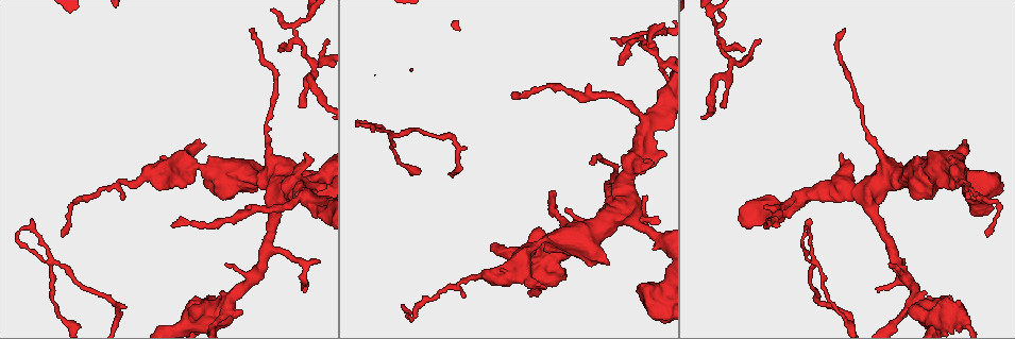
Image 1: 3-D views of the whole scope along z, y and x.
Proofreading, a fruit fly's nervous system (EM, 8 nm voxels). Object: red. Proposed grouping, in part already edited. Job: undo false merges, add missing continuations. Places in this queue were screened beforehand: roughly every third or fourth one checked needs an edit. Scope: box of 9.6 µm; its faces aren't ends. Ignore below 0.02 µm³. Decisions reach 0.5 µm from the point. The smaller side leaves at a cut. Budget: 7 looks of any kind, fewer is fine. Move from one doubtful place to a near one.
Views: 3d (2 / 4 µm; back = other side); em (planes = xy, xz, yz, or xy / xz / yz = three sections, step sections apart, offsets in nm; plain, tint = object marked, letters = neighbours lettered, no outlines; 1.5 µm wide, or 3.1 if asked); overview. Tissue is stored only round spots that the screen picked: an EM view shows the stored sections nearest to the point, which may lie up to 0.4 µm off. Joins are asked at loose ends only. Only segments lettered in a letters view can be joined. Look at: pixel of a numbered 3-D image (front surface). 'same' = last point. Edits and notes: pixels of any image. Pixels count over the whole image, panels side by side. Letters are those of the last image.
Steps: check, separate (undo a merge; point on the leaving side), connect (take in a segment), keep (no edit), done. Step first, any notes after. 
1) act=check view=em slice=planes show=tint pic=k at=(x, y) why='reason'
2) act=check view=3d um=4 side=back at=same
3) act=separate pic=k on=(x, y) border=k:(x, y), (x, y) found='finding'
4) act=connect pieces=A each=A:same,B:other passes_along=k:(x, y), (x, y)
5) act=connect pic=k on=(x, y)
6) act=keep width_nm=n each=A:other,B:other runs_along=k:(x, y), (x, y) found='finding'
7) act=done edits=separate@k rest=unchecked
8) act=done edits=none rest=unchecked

act=check view=em slice=xz step=8 show=tint pic=1 at=(123, 200) why='free end'

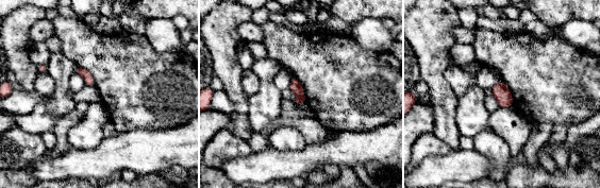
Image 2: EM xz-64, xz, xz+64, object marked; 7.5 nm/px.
act=check view=em slice=planes show=letters at=same

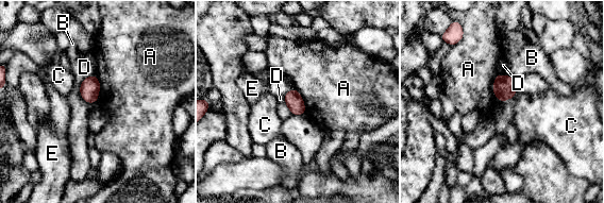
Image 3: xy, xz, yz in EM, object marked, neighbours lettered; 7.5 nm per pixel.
act=keep each=A:other,B:other,C:other,D:other,E:other border=3:(498, 73), (493, 95), (499, 100) found='none of them fits'

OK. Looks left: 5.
act=check view=em slice=planes show=tint pic=1 at=(63, 237) why='free end'

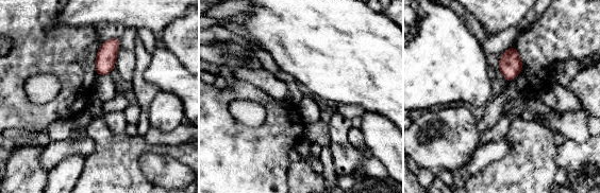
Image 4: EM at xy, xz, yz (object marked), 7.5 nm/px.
act=check view=em slice=planes show=letters at=same why='see the neighbours'

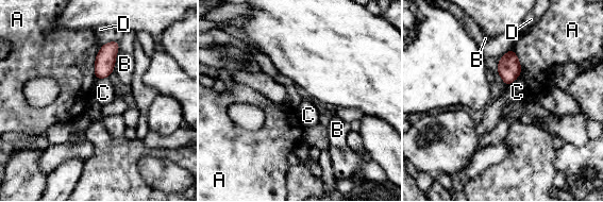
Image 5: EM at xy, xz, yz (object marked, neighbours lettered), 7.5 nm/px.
act=keep longest_contact=A:260nm each=A:other,B:other,C:other,D:other border=5:(518, 77), (506, 86) found='no lettered segment goes on from it'

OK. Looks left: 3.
act=check view=3d um=4 side=back pic=1 at=(742, 49) why='free end'

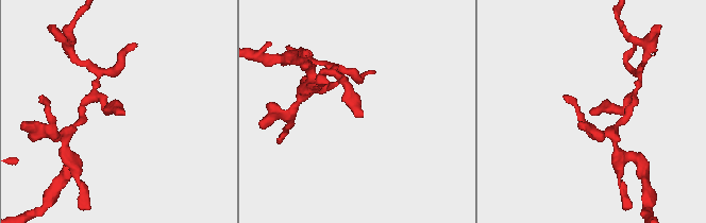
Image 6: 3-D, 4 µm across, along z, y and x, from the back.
act=check view=em slice=yz step=4 show=letters pic=6 at=(357, 115)

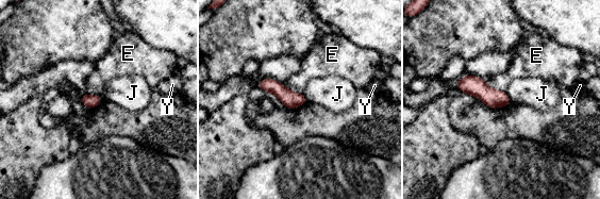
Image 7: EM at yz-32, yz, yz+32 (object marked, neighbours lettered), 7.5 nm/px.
act=keep longest_contact=E:180nm each=E:other,J:other,Y:other border=7:(504, 92), (511, 101) found='none of them fits'

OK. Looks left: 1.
act=done edits=none rest=unchecked

